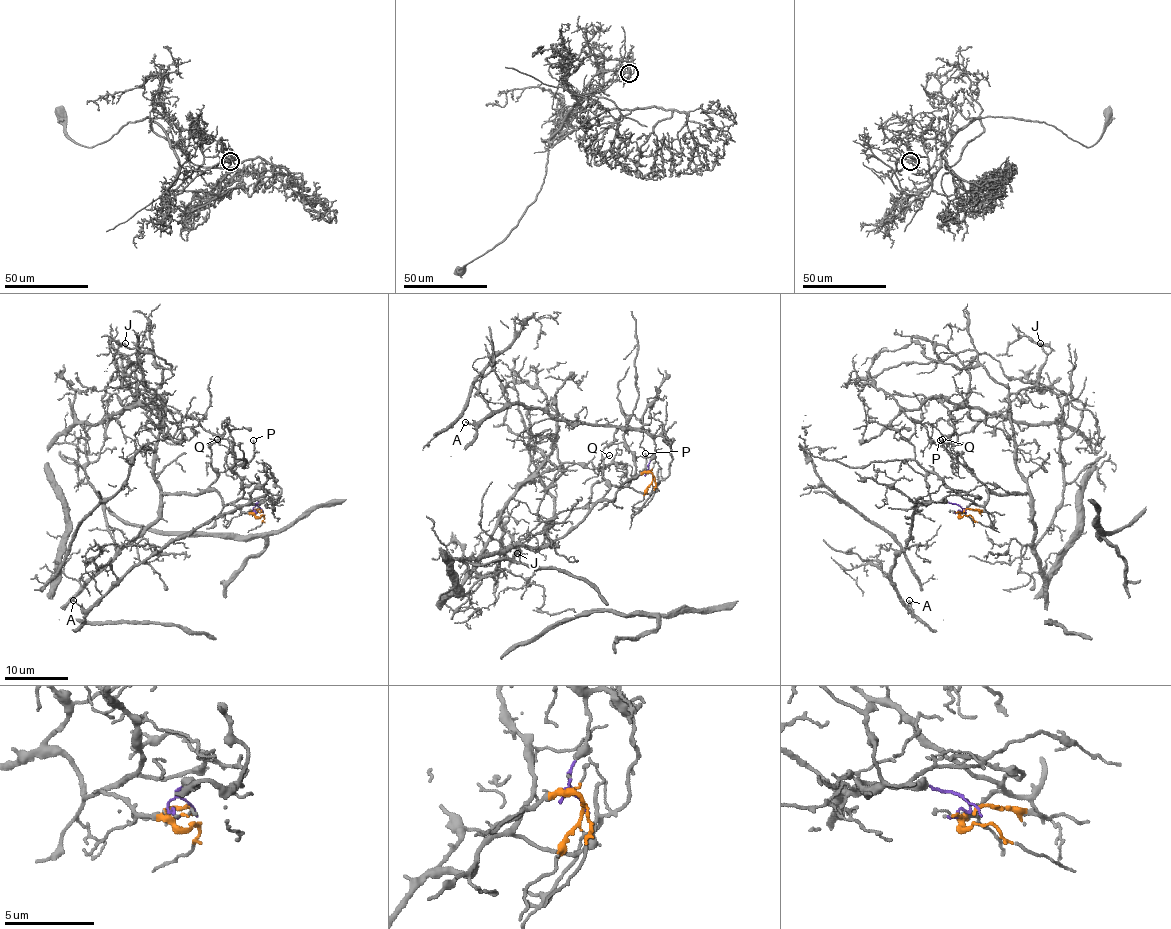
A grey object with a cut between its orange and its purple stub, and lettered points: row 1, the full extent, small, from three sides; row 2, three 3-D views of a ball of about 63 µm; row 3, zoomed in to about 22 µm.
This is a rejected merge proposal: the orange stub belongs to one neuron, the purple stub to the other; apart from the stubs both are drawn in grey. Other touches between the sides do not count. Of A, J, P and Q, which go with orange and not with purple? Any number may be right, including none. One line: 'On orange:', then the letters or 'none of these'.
On orange: J, P, Q

